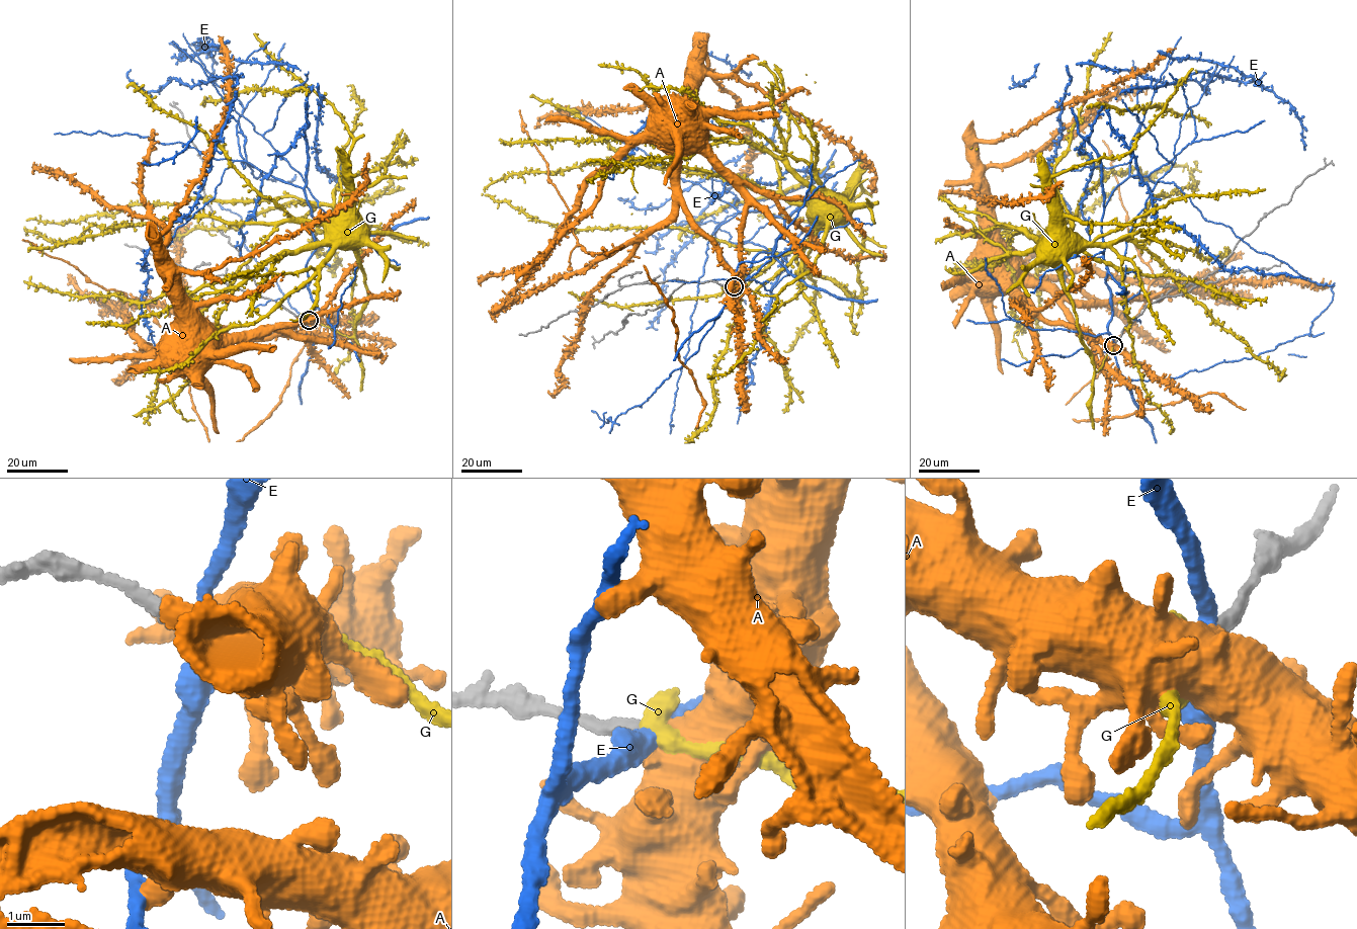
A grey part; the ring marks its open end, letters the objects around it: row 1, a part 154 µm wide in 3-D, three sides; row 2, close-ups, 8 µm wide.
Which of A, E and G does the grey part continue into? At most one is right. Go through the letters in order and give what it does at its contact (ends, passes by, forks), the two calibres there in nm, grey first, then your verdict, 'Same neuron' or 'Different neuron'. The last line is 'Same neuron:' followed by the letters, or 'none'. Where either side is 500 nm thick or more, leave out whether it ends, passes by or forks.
A: Thickness 240 nm (grey) against 600 nm. Different neuron
E: It passes by. Thickness 240 nm (grey) against 320 nm. Different neuron
G: It ends there. Thickness 240 nm (grey) against 360 nm. Same neuron
Same neuron: G

